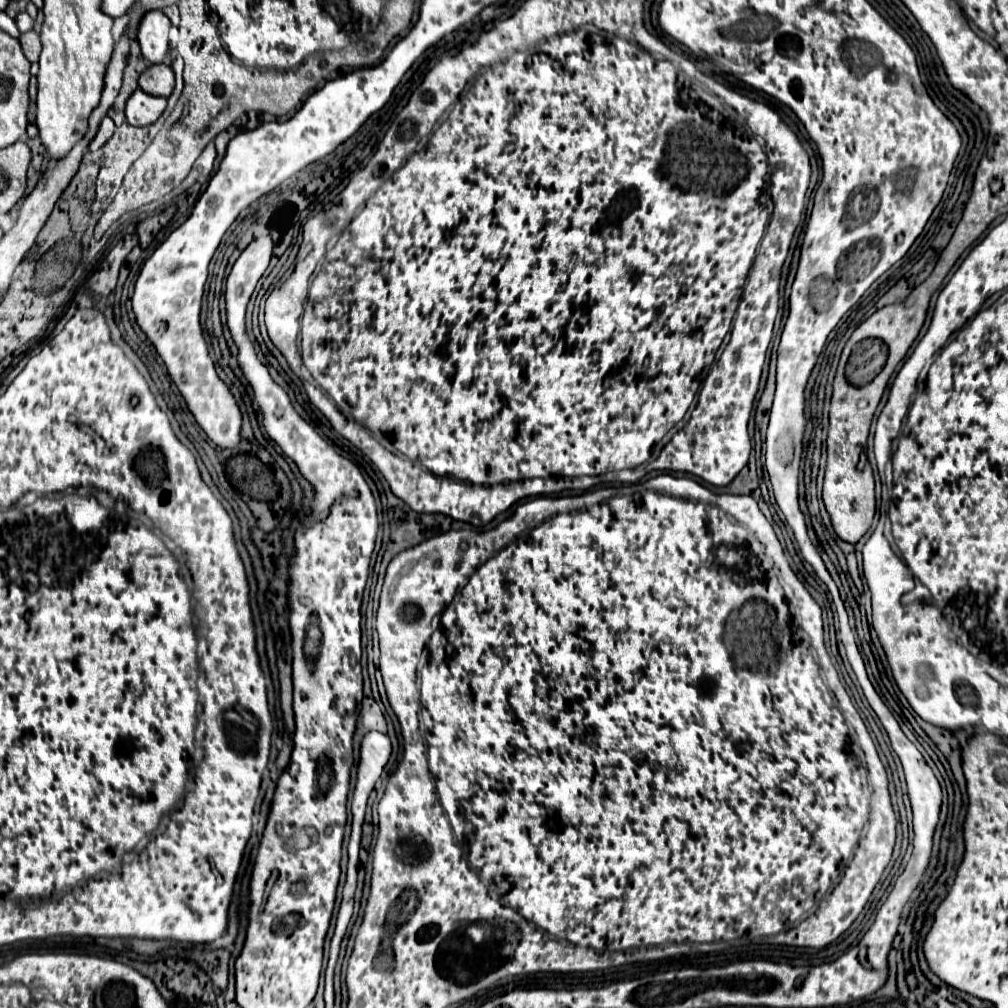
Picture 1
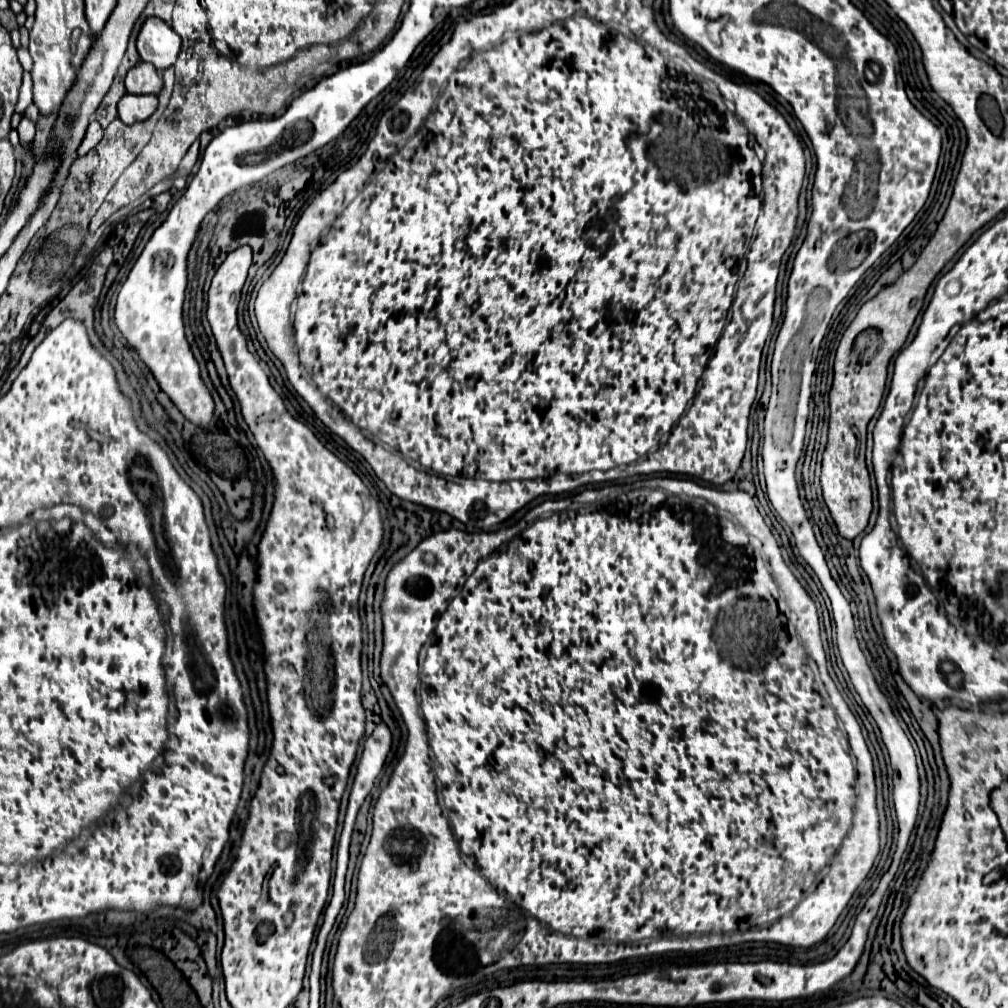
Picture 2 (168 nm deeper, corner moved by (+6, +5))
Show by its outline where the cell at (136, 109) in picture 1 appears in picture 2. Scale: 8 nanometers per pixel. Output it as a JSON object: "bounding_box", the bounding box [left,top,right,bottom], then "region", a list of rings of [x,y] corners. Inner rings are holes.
{"bounding_box":[119,94,157,124],"region":[[[125,94],[119,100],[119,118],[123,124],[147,120],[157,110],[157,96],[153,94]]]}

